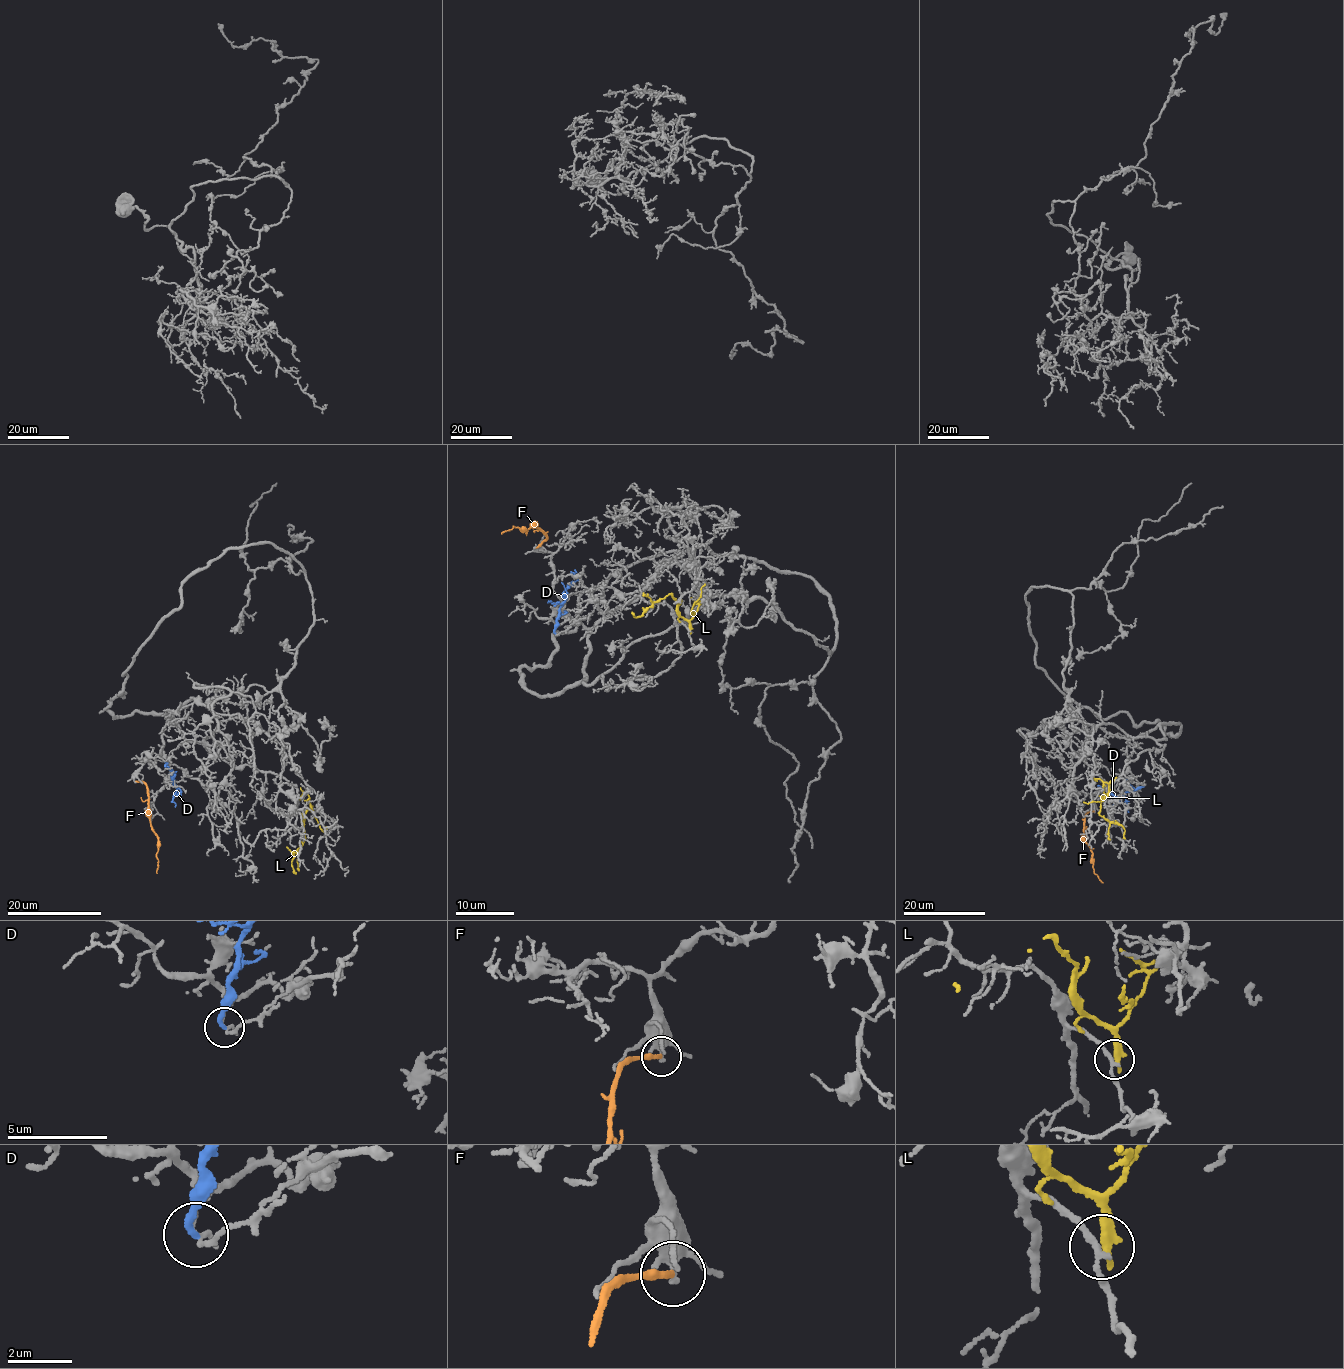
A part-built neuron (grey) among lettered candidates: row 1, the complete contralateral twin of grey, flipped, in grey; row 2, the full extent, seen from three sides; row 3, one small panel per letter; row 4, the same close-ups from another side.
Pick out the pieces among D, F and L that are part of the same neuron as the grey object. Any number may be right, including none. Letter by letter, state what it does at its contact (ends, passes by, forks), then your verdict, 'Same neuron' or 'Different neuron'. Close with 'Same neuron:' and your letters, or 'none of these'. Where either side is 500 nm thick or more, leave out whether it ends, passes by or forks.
D: It ends there. Different neuron
F: It ends there. Different neuron
L: It ends there. Different neuron
Same neuron: none of these

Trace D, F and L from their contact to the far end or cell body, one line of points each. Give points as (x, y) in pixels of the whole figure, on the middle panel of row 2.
D: (555, 633), (564, 599), (563, 592), (576, 579), (572, 573), (574, 569)
F: (535, 548), (546, 537), (533, 525), (525, 529), (527, 532), (512, 526), (501, 533)
L: (689, 629), (679, 615), (678, 602), (669, 594), (638, 616), (633, 615)

